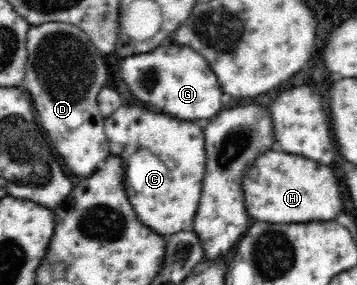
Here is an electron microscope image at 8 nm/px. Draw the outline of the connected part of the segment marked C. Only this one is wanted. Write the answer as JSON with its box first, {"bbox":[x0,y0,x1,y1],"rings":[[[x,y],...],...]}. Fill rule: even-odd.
{"bbox":[103,104,206,237],"rings":[[[122,104],[105,117],[103,131],[110,152],[125,160],[125,188],[142,221],[166,237],[192,229],[206,172],[206,140],[202,128],[136,104]]]}

